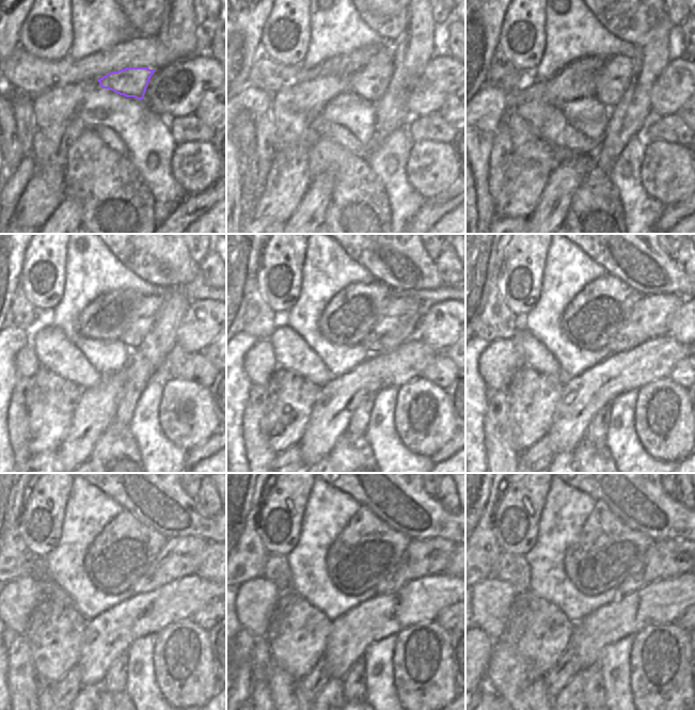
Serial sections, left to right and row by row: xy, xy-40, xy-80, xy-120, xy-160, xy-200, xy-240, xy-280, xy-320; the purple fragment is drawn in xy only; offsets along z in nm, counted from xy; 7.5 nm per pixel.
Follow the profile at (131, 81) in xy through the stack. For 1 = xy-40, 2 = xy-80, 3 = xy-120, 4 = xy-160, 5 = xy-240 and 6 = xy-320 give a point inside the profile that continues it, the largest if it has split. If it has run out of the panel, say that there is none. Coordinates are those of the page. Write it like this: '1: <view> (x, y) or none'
1: xy-40 (369, 83)
2: xy-80 (612, 82)
3: xy-120 (144, 316)
4: xy-160 (398, 322)
5: xy-240 (180, 556)
6: xy-320 (667, 558)

